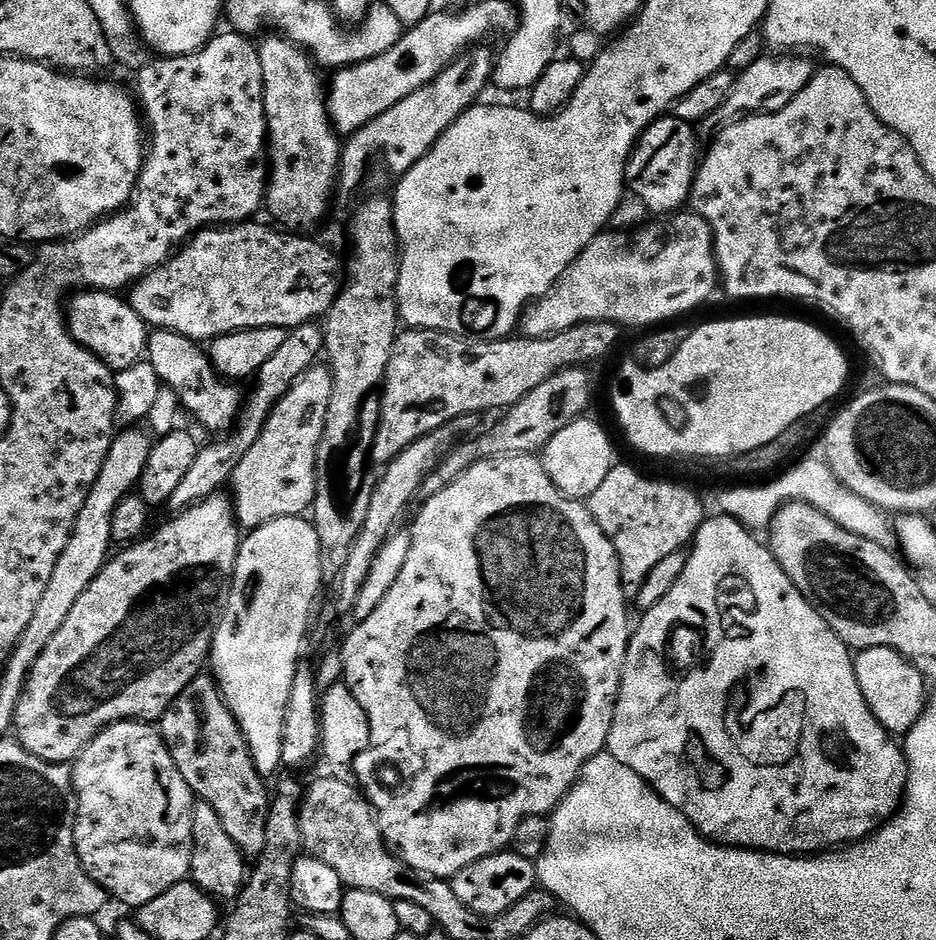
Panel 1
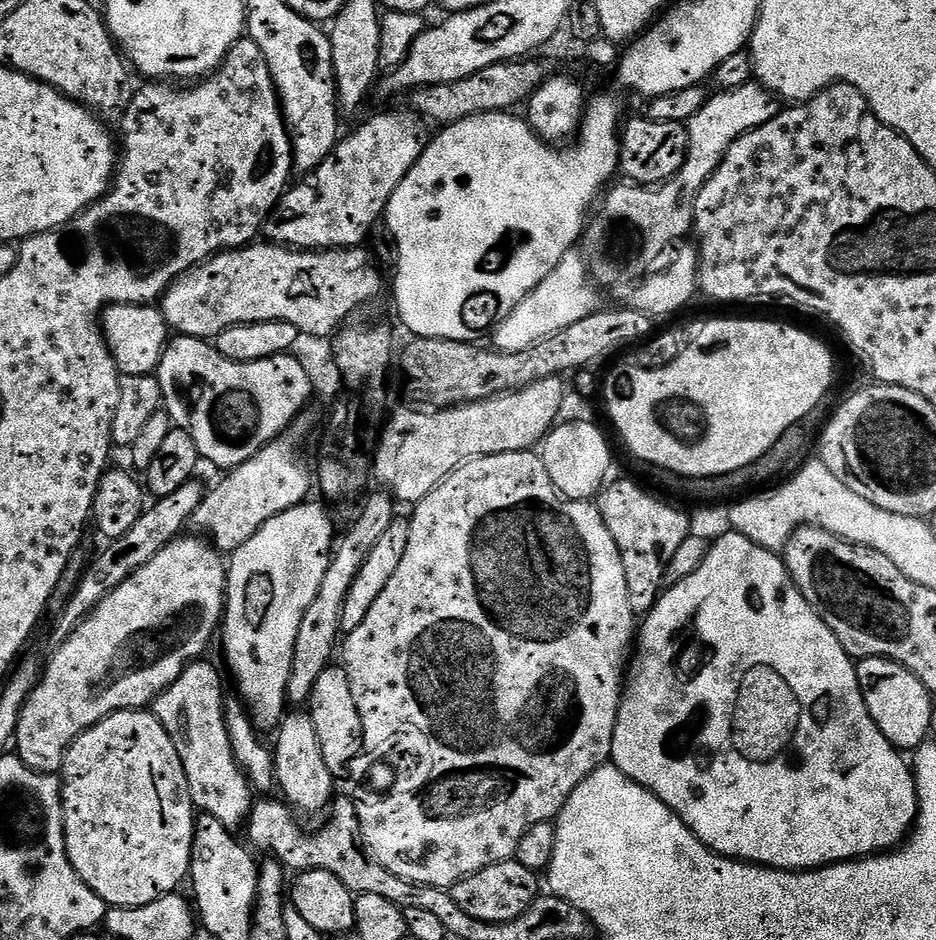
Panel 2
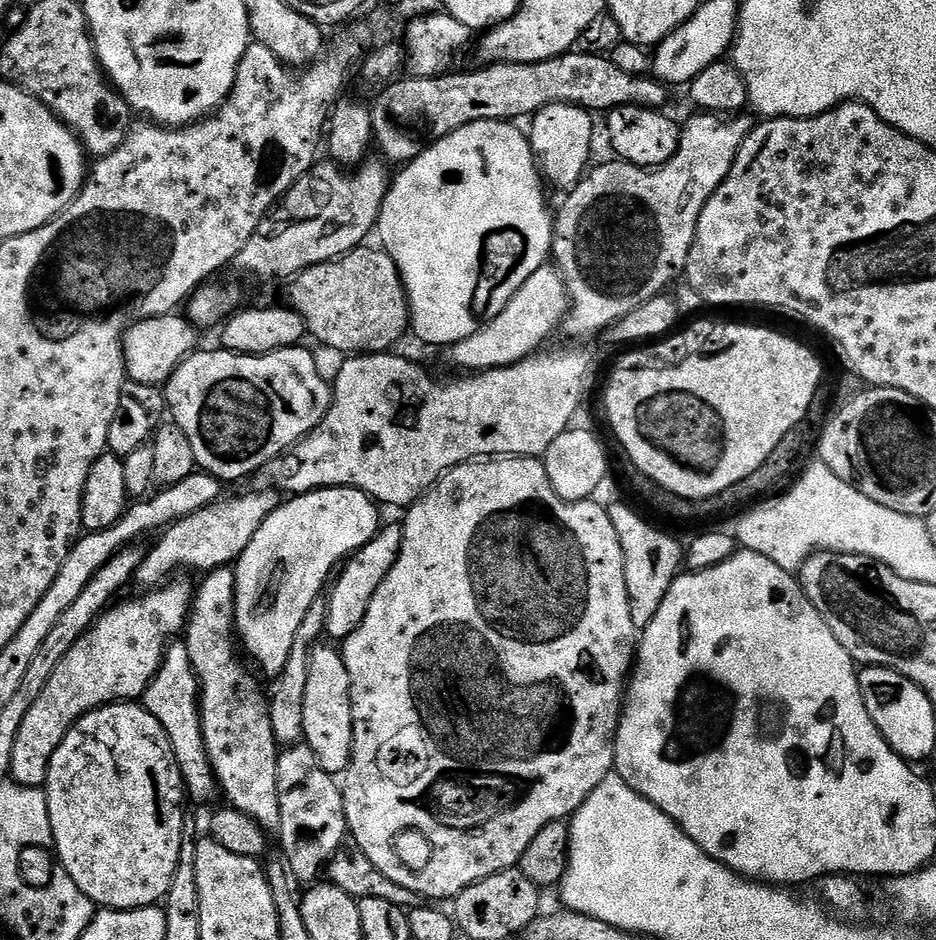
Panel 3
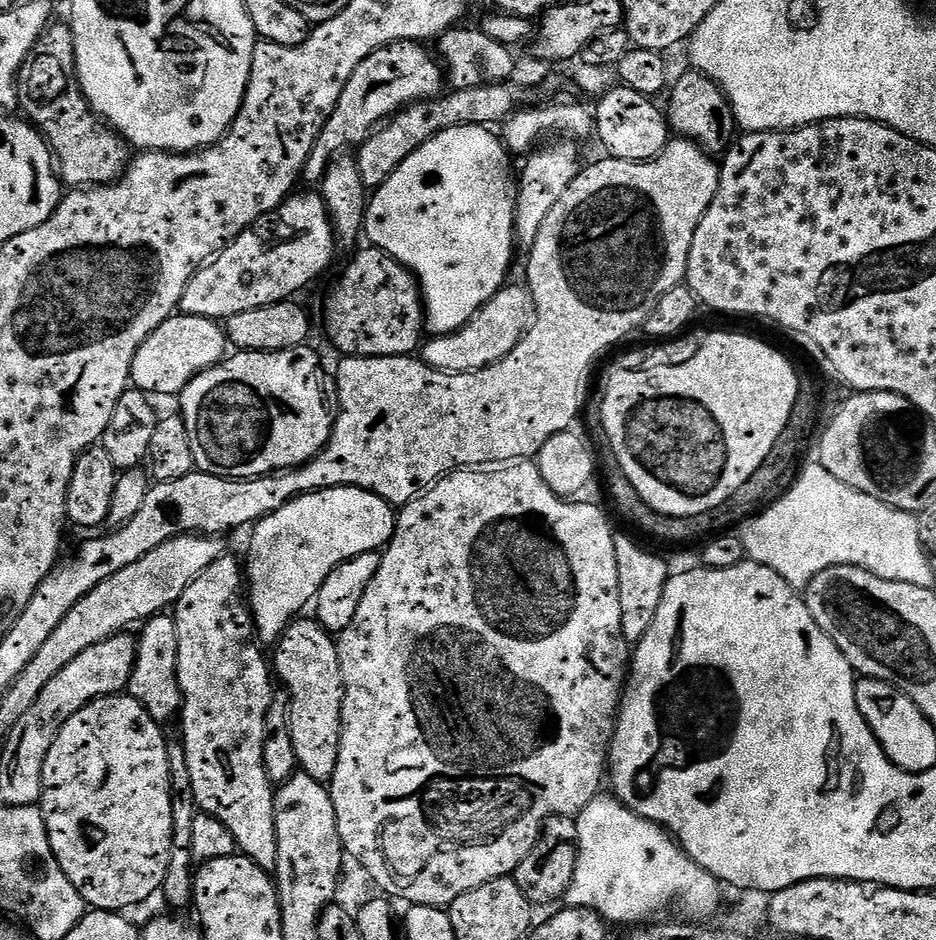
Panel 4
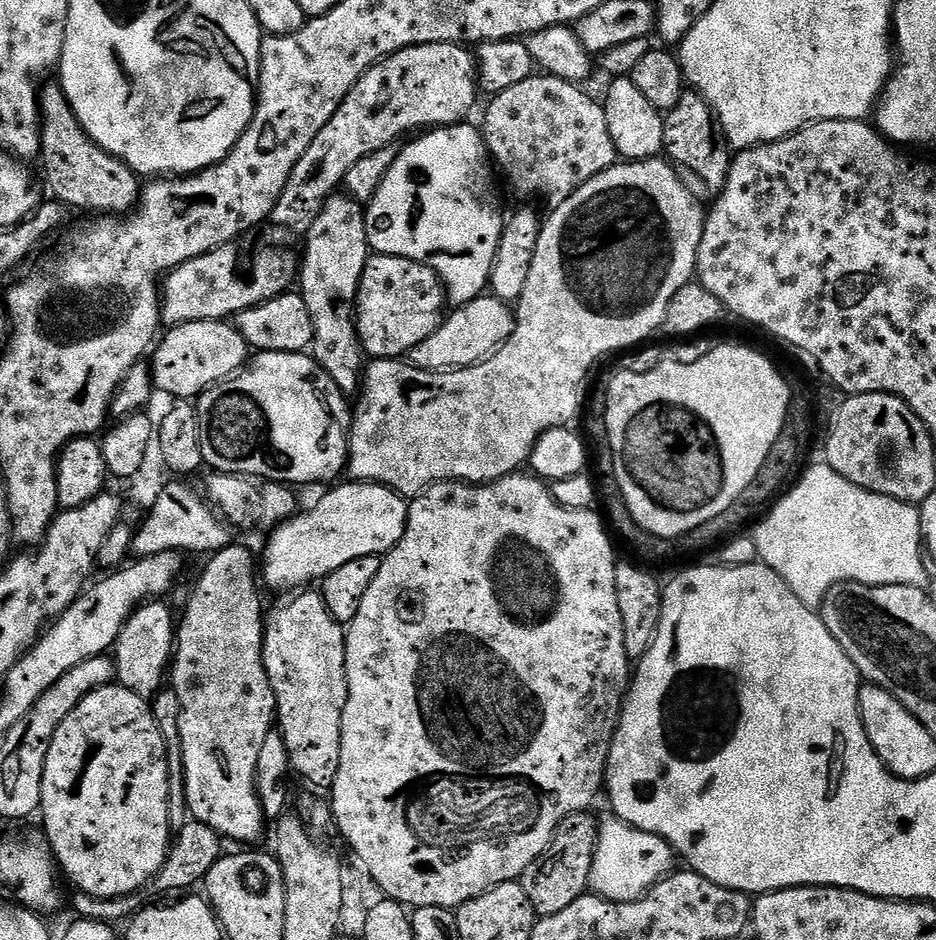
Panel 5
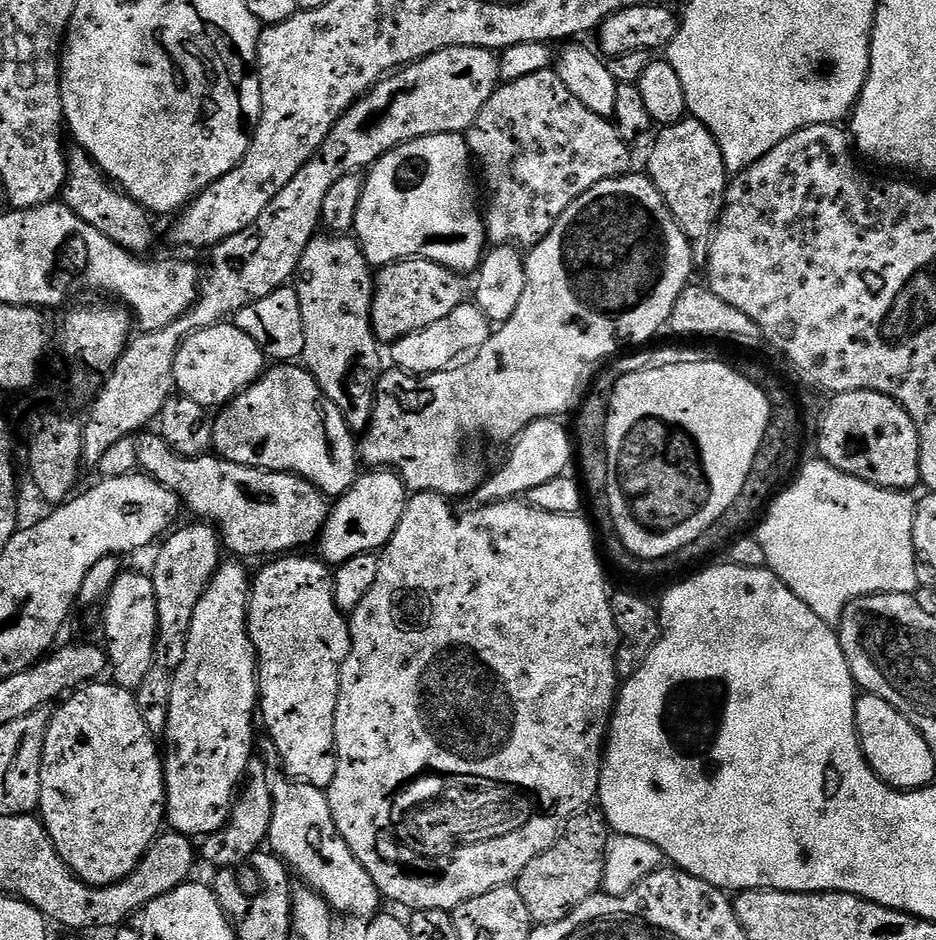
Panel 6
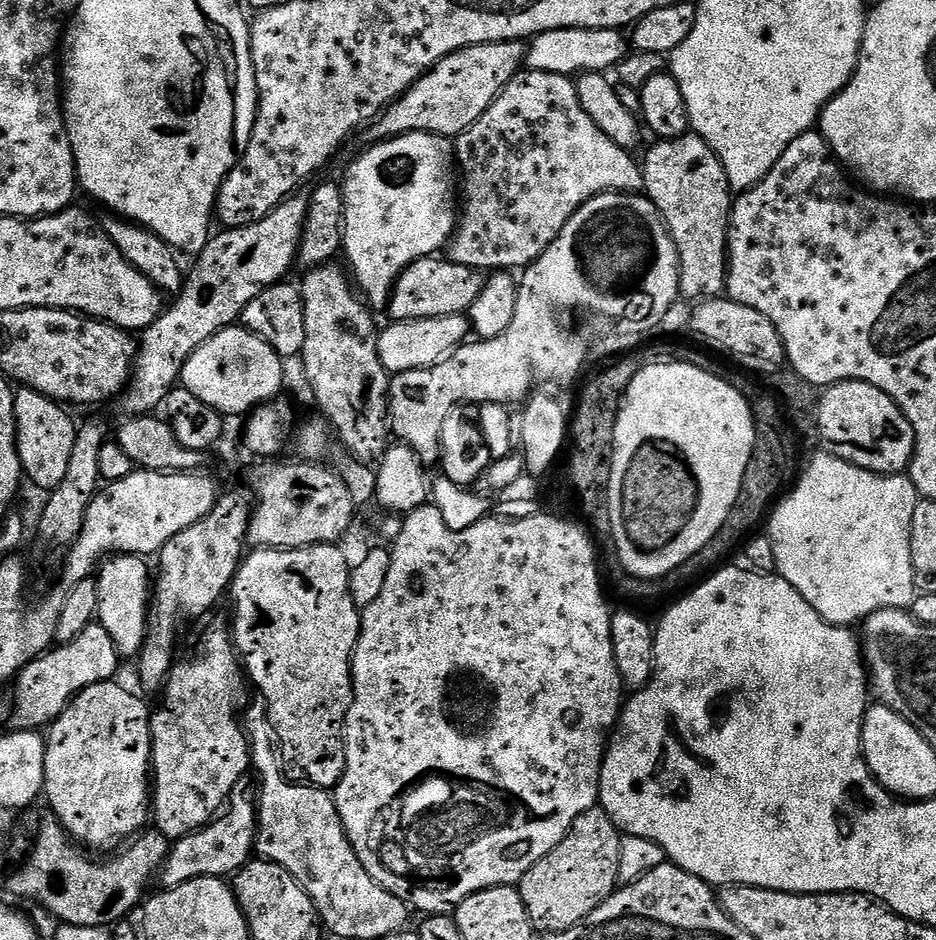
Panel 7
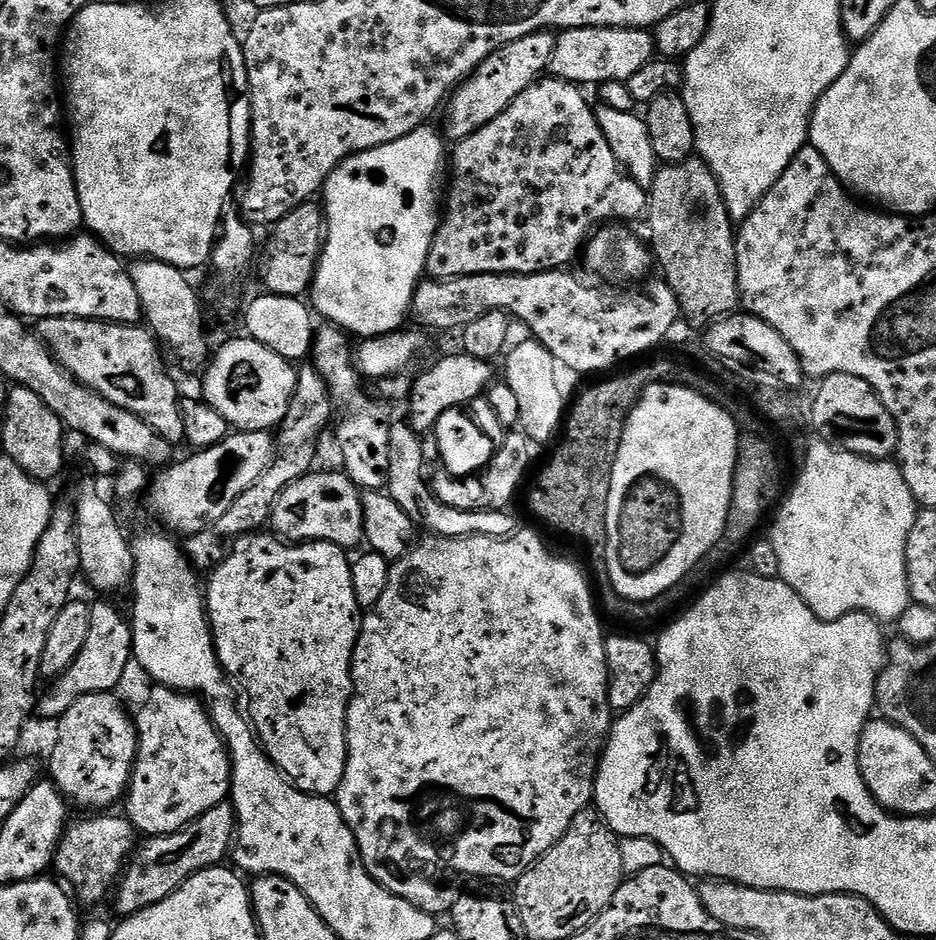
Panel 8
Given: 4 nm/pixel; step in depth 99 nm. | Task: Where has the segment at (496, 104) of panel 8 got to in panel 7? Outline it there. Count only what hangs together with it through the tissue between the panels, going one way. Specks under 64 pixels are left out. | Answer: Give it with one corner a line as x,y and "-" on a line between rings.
507,40
479,44
462,49
433,66
428,75
409,88
399,100
388,105
375,122
363,129
369,145
411,132
429,132
435,136
455,138
474,126
482,114
500,97
502,91
526,64
526,44
522,40

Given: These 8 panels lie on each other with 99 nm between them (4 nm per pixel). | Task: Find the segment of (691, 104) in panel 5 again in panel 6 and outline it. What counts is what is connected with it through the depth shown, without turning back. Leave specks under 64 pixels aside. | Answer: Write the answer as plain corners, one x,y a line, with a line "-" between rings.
685,118
676,124
659,129
652,153
648,156
646,175
658,186
668,209
674,214
678,226
692,244
692,255
700,266
708,263
708,246
718,231
720,216
724,212
724,193
728,191
730,173
722,158
714,134
702,122

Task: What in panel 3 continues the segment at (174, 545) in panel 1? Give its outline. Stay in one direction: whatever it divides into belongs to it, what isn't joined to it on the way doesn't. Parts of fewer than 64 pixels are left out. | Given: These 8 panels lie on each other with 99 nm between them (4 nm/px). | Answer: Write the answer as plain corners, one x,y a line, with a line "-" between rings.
181,578
143,593
141,600
124,600
113,603
108,611
93,624
85,636
78,638
74,646
70,646
70,654
58,662
58,670
46,682
46,690
38,694
38,702
30,706
30,710
18,730
18,738
14,738
14,762
12,763
11,779
15,783
27,788
38,788
48,779
48,763
58,750
62,738
86,714
95,708
105,708
108,704
121,702
136,702
143,697
145,690
150,686
154,674
164,661
164,649
168,647
173,638
183,633
187,623
188,614
192,610
193,585
188,585

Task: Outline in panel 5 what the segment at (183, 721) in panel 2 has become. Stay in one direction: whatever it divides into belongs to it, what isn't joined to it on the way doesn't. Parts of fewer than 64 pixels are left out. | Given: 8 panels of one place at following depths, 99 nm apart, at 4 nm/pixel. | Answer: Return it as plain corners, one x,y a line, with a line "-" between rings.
152,598
141,604
124,623
124,629
120,631
120,637
114,645
115,679
134,694
145,698
155,697
155,692
166,684
166,673
174,656
177,631
174,616
172,620
171,610
162,601

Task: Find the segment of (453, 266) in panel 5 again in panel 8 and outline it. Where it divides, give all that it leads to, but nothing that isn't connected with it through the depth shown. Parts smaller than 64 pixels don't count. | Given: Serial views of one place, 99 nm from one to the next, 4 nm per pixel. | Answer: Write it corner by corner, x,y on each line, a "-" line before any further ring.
432,126
415,128
410,134
398,138
389,144
383,144
377,148
371,148
365,152
355,152
353,156
347,156
333,172
328,175
322,189
322,203
324,205
324,219
326,221
326,239
324,252
318,262
316,277
312,280
310,289
310,304
317,313
321,312
327,323
344,329
345,332
356,338
367,338
369,336
385,336
397,331
398,326
403,325
409,319
412,310
412,299
416,293
416,285
420,283
425,275
428,266
428,255
430,246
436,237
436,229
440,227
441,217
438,215
438,204
436,208
436,191
440,188
440,175
446,172
446,140
439,131
432,129

